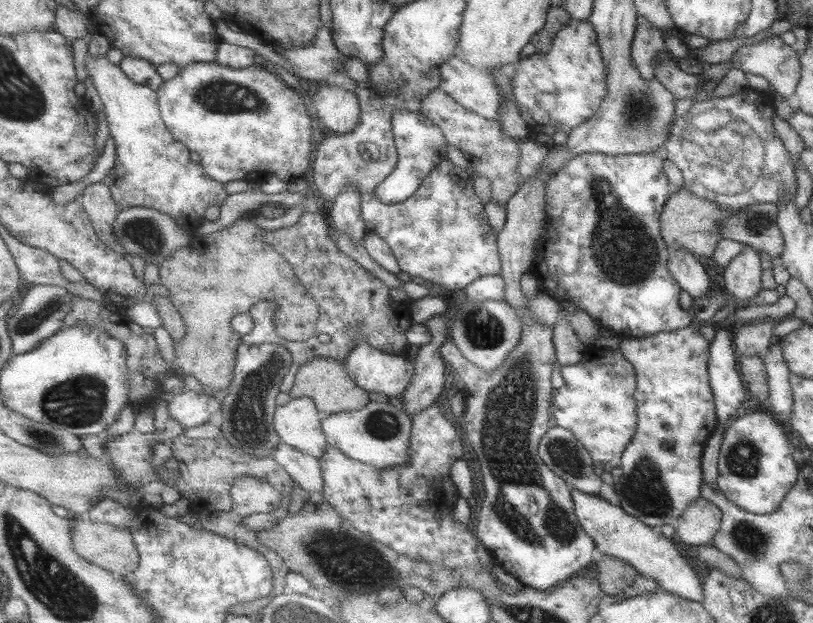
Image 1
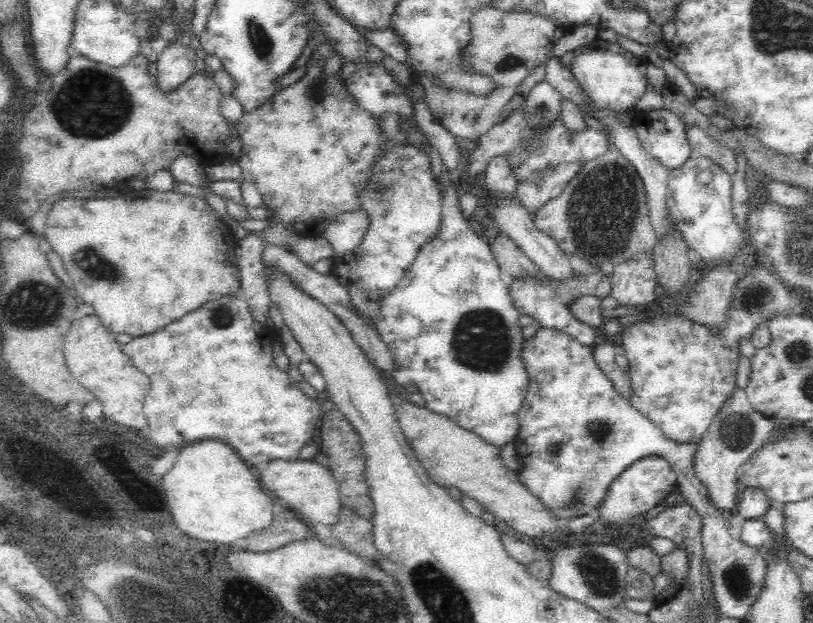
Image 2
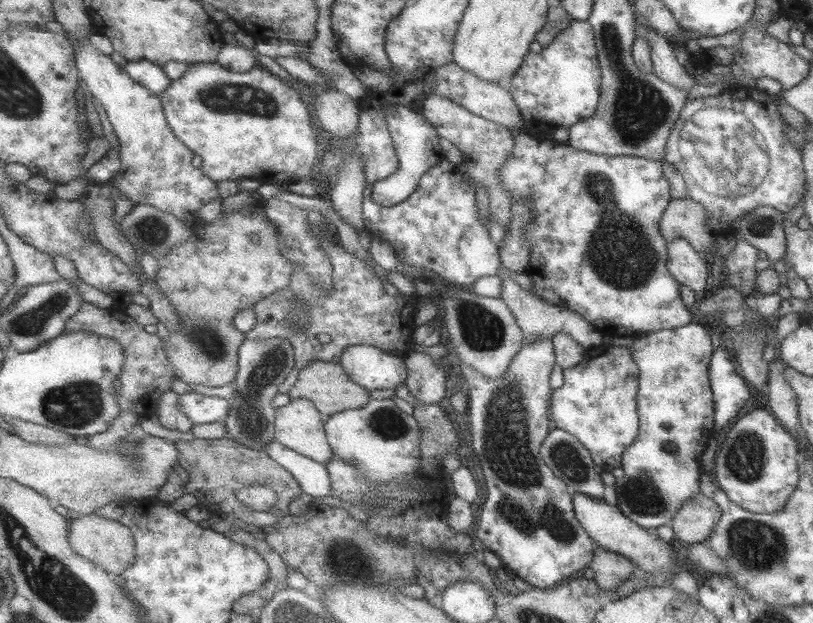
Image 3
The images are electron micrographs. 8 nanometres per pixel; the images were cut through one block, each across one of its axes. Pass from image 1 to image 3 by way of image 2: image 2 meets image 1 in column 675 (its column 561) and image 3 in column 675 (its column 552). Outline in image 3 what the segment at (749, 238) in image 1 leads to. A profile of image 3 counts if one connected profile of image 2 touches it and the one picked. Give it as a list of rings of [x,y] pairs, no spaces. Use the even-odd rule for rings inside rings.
[[[671,198],[663,220],[659,220],[659,232],[665,242],[677,238],[687,240],[701,256],[709,256],[715,242],[715,232],[705,222],[705,210],[699,202],[687,198]]]

